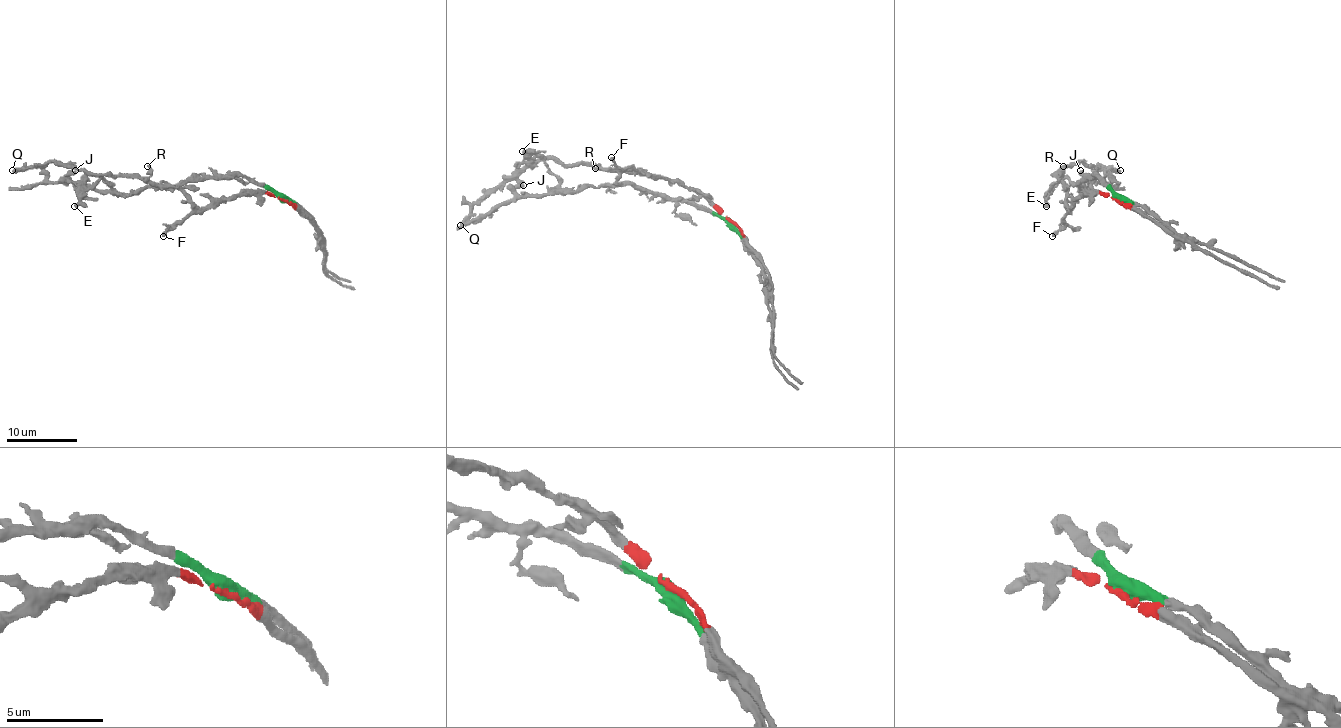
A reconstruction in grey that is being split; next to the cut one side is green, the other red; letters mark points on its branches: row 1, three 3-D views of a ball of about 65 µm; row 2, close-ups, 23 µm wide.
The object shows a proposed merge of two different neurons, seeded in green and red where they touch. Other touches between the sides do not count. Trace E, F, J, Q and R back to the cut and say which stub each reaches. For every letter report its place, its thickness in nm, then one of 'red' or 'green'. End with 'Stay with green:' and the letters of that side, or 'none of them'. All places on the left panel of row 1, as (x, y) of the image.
E: at (74, 206); 320 nm thick; green
F: at (163, 236); 380 nm thick; red
J: at (75, 170); 440 nm thick; green
Q: at (12, 170); 400 nm thick; red
R: at (147, 166); 320 nm thick; red
Stay with green: E, J

